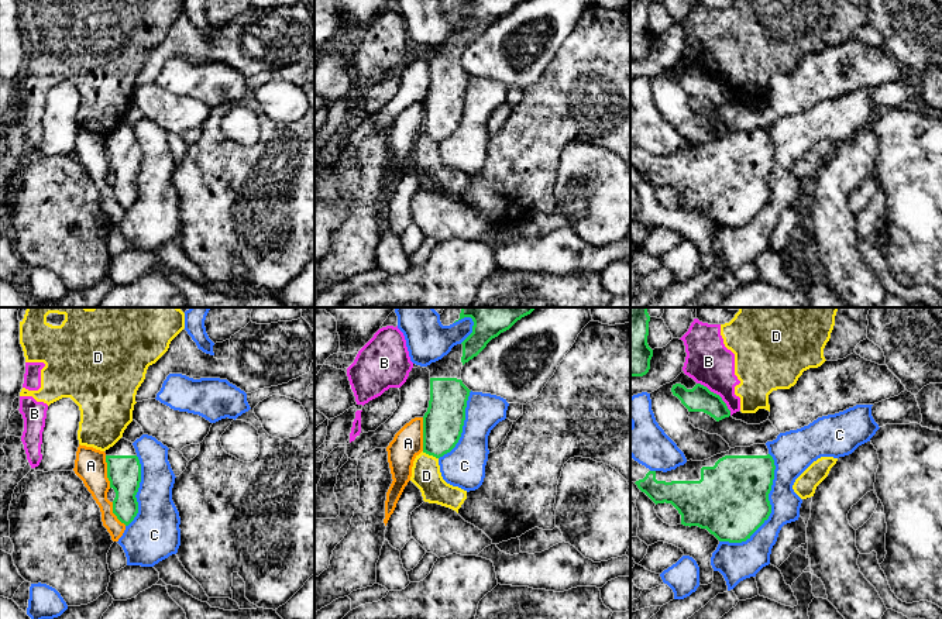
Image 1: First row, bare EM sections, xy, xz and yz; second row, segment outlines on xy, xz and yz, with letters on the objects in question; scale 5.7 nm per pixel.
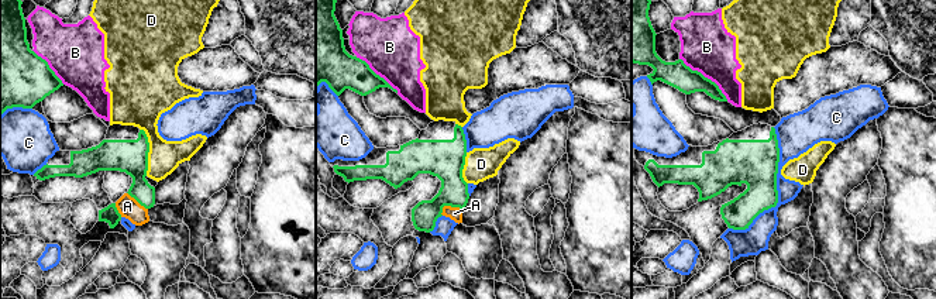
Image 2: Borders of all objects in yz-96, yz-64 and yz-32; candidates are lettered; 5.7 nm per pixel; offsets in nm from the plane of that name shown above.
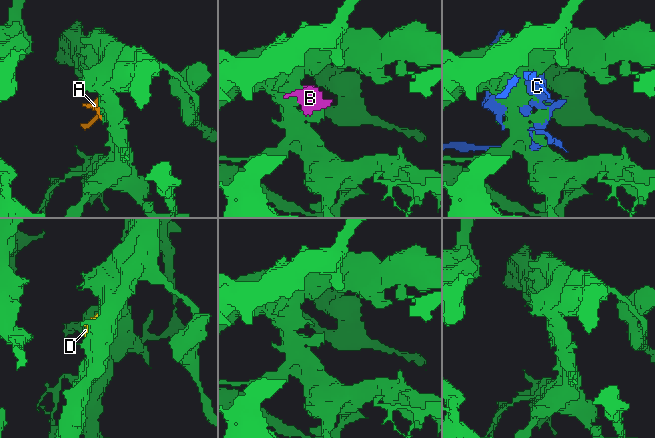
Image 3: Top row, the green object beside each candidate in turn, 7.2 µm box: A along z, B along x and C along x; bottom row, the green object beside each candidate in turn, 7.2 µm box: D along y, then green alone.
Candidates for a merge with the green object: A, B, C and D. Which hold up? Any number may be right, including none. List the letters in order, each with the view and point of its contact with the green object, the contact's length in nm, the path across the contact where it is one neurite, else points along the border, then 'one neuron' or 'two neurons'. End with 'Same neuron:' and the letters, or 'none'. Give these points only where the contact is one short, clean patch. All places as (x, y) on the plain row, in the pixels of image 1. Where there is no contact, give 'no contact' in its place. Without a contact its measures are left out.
A: contact xz (423, 119); length 190 nm; border xz (422, 102), (423, 134); two neurons
B: contact yz (718, 79); length 280 nm; two neurons
C: contact yz (770, 193); length 600 nm; two neurons
D: contact xz (430, 138); length 100 nm; two neurons
Same neuron: none

